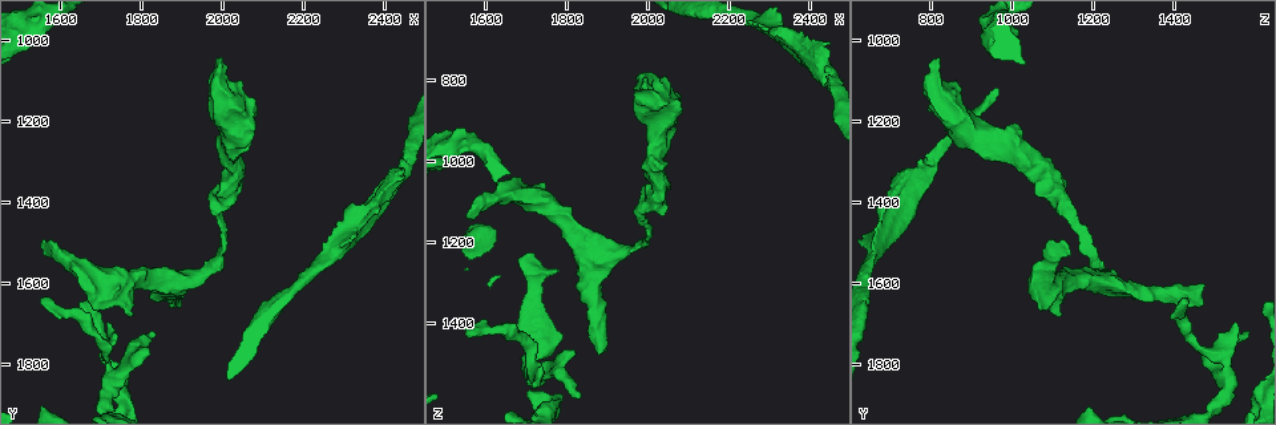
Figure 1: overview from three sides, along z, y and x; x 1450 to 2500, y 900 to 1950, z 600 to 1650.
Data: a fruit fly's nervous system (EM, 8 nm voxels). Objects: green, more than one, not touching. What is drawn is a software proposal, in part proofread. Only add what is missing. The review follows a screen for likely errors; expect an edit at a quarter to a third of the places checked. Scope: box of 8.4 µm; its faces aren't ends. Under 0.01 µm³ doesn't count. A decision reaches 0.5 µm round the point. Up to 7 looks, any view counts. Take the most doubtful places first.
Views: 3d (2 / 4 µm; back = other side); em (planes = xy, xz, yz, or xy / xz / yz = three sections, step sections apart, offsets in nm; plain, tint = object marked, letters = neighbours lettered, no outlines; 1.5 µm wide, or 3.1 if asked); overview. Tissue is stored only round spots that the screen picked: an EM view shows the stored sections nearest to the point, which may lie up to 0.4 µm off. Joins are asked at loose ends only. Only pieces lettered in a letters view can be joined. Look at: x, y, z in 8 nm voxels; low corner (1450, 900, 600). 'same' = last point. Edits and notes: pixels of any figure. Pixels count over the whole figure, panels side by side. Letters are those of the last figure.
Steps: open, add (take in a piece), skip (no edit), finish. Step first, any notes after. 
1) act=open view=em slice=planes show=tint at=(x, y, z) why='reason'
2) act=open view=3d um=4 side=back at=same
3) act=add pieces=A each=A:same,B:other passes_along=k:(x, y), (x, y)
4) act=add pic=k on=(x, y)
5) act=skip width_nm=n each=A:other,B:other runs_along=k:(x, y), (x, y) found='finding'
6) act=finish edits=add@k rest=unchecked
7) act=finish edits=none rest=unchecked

act=open view=em slice=planes show=letters at=(1550, 1645, 1430) why='free end'

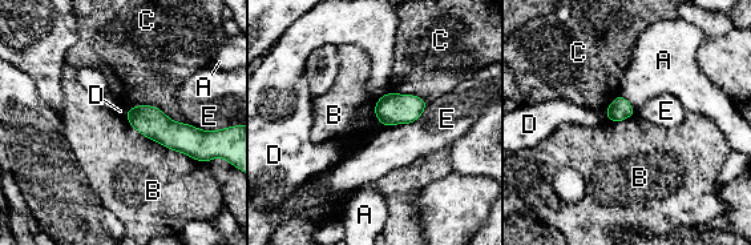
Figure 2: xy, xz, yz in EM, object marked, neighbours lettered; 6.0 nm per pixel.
act=skip each=A:other,B:other,C:other,D:other,E:other border=2:(620, 93), (636, 112) found='none of them fits'

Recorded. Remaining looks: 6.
act=open view=em slice=xz step=4 show=tint at=(1905, 1655, 1455) why='free end'

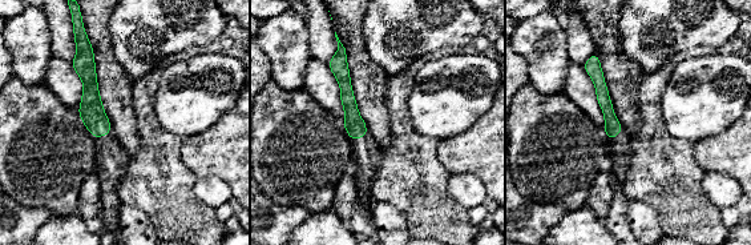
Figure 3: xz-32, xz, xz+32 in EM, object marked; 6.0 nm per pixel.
act=open view=em slice=planes show=letters at=same

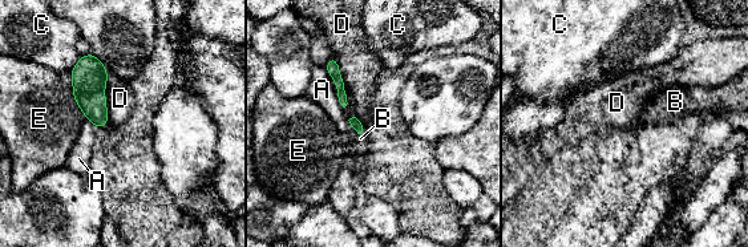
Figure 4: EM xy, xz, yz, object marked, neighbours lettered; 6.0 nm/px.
act=add pieces=B each=A:other,B:same,C:other,D:other,E:other found='the neuron continues'

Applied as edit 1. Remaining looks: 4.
act=open view=3d um=4 at=(1770, 1680, 1110) why='branch stops here'

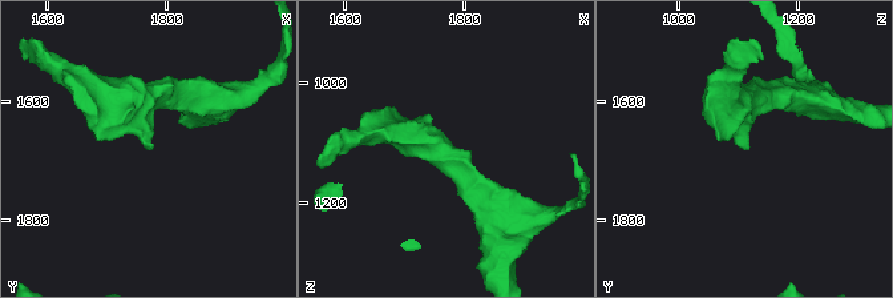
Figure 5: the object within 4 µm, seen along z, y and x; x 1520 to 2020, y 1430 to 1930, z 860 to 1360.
act=open view=em slice=planes show=letters at=(1770, 1685, 1110)

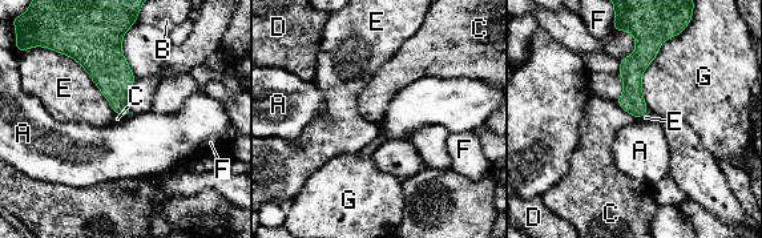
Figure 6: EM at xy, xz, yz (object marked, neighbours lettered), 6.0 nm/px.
act=skip each=A:other,B:other,C:other,D:other,E:other,F:other,G:other runs_along=6:(641, 41), (633, 65), (637, 115) found='no lettered piece goes on from it'

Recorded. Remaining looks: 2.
act=finish edits=add@4 rest=unchecked

